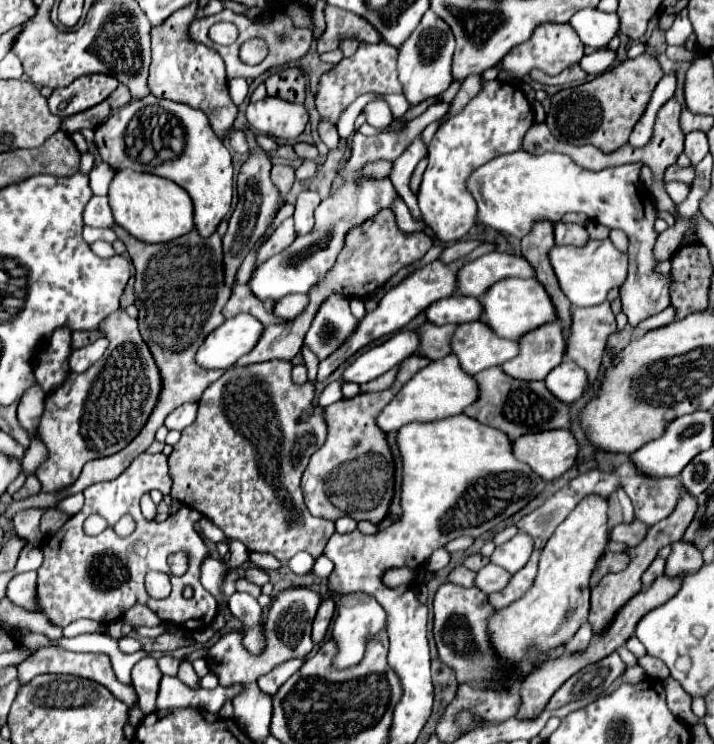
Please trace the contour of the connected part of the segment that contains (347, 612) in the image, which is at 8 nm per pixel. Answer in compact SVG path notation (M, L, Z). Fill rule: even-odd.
M358 592L358 594L340 598L336 620L332 624L332 640L338 642L338 652L334 656L334 668L342 670L342 668L352 668L354 664L358 664L364 656L366 644L384 628L386 628L386 610L380 604L376 604L372 596L368 596L366 592Z

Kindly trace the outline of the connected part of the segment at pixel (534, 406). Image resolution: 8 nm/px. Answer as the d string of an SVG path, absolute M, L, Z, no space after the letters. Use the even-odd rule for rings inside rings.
M488 368L472 376L478 384L478 400L466 408L466 416L492 426L500 432L506 432L510 440L516 440L518 436L524 436L528 432L542 432L542 430L556 430L556 428L568 428L570 426L570 414L568 406L554 398L544 382L524 382L514 380L506 376L500 368Z

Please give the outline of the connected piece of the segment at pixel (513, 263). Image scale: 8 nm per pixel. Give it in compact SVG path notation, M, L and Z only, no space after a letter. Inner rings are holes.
M488 252L478 256L472 262L466 262L456 274L456 294L480 298L494 282L502 278L532 278L534 268L524 260L512 254Z

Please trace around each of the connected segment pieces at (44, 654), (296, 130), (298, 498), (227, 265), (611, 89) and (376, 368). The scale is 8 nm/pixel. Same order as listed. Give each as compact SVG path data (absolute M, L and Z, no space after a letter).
M42 648L38 650L36 654L32 654L28 660L24 660L20 666L18 666L18 682L20 686L30 682L34 676L40 676L40 674L76 674L76 676L84 676L84 678L90 678L102 686L106 686L116 698L124 700L130 708L136 706L138 698L136 698L136 692L130 684L122 684L112 666L110 666L110 658L106 654L86 654L86 652L70 652L70 650L64 650L64 648Z
M266 96L260 102L250 102L246 108L248 124L260 134L294 140L308 124L308 112L302 104L292 104L280 98Z
M288 360L228 368L204 390L196 420L182 430L182 438L168 458L172 478L170 496L174 500L210 518L228 538L244 542L250 550L268 552L280 562L288 562L302 550L318 558L324 552L326 540L334 534L334 522L314 518L302 500L300 476L310 456L324 444L326 426L320 418L320 408L314 406L314 384L306 382L298 386L292 382L290 372L292 362Z
M246 130L248 136L248 144L250 144L250 158L244 162L240 174L238 174L238 204L230 216L228 222L228 232L222 238L222 248L224 248L224 276L226 276L226 286L232 286L236 270L240 268L244 256L252 250L252 246L266 234L266 228L270 226L270 222L274 220L274 216L278 214L280 206L282 206L282 198L280 198L280 190L274 186L274 182L270 180L270 168L272 162L270 158L256 146L254 142L254 134L250 130Z
M640 54L638 58L624 60L622 64L606 70L604 74L586 84L566 88L554 94L546 124L556 138L570 144L594 144L602 152L618 150L620 146L628 144L628 136L634 124L644 114L652 90L662 76L664 72L658 60L650 54Z
M414 330L410 332L398 332L392 338L388 338L384 344L372 346L370 350L362 352L344 372L342 372L342 382L356 382L364 384L370 382L390 368L394 364L406 360L418 350L418 334Z

